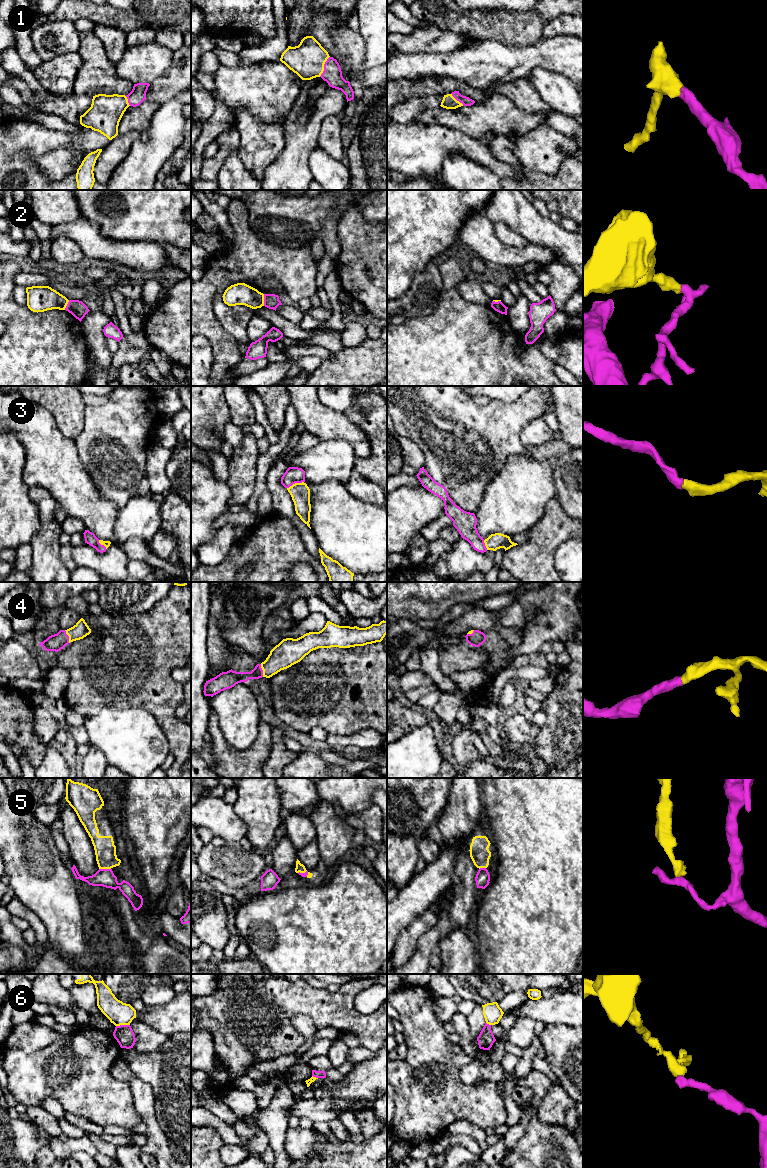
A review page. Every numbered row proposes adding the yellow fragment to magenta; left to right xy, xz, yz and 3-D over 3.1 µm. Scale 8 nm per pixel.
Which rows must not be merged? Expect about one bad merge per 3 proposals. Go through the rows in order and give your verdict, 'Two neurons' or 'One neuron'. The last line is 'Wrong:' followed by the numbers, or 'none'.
1: One neuron
2: Two neurons
3: One neuron
4: One neuron
5: Two neurons
6: Two neurons
Wrong: 2, 5, 6

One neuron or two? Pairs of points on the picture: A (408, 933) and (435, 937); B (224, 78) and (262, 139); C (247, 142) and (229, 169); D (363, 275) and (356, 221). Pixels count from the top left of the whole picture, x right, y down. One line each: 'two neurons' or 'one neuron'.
A: two neurons
B: two neurons
C: two neurons
D: one neuron

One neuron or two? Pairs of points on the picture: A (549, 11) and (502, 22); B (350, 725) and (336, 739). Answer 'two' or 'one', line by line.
A: one
B: two

